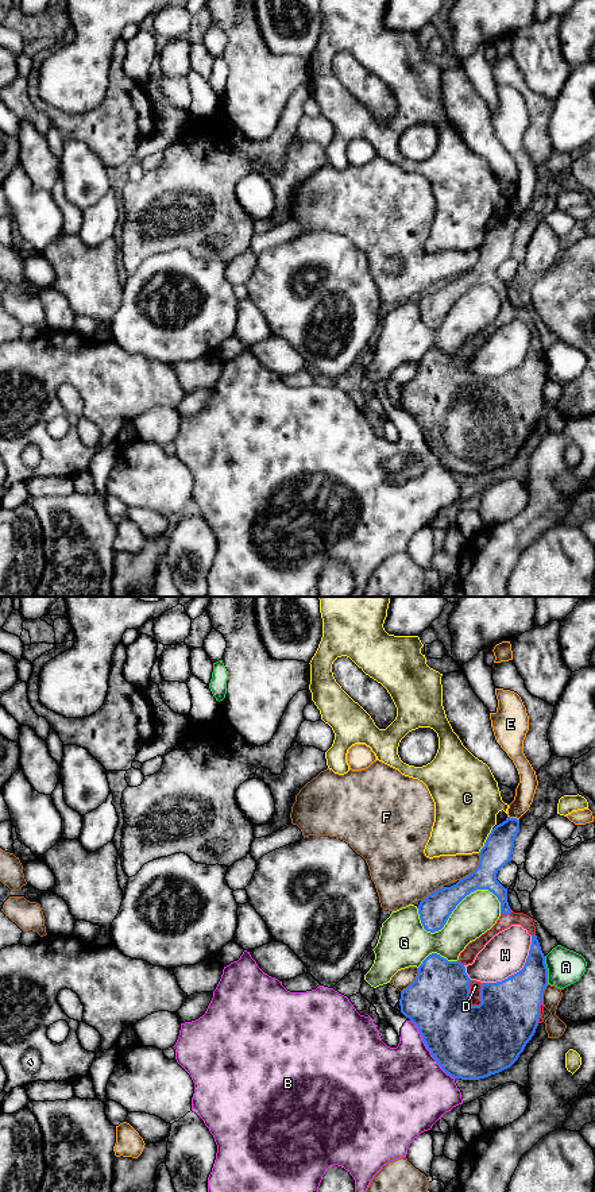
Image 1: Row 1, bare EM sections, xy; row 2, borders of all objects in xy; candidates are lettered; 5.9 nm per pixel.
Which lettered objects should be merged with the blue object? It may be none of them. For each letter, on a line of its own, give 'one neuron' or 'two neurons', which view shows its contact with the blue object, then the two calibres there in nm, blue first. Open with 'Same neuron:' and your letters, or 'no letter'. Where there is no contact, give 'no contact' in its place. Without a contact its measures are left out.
Same neuron: D
A: two neurons | xy | 280/220 nm
B: two neurons | xy | 440/460 nm
C: two neurons | xy | 180/380 nm
D: one neuron | xy | 400/70 nm
E: two neurons | xy | 180/120 nm
F: two neurons | xy | 180/190 nm
G: two neurons | xy | 190/240 nm
H: two neurons | xy | 360/260 nm

